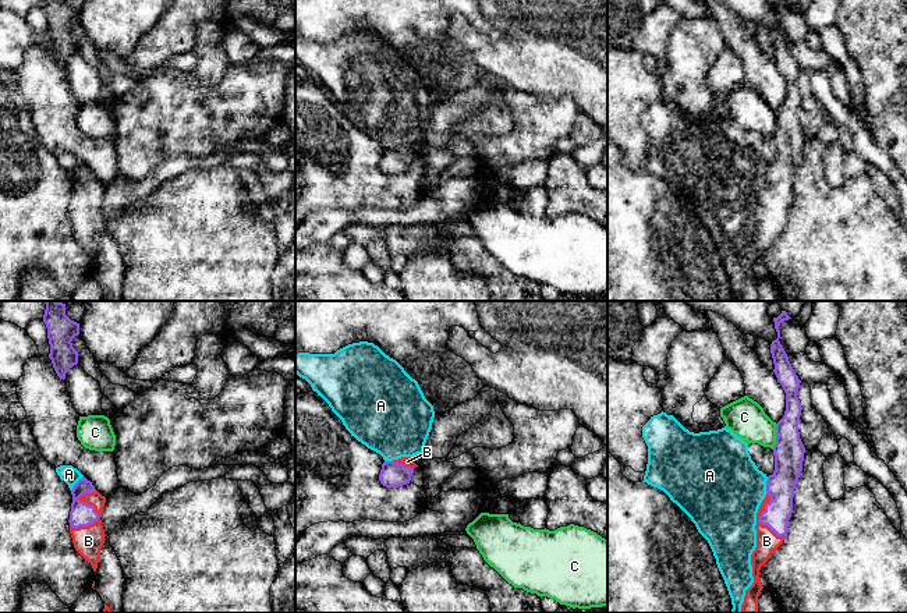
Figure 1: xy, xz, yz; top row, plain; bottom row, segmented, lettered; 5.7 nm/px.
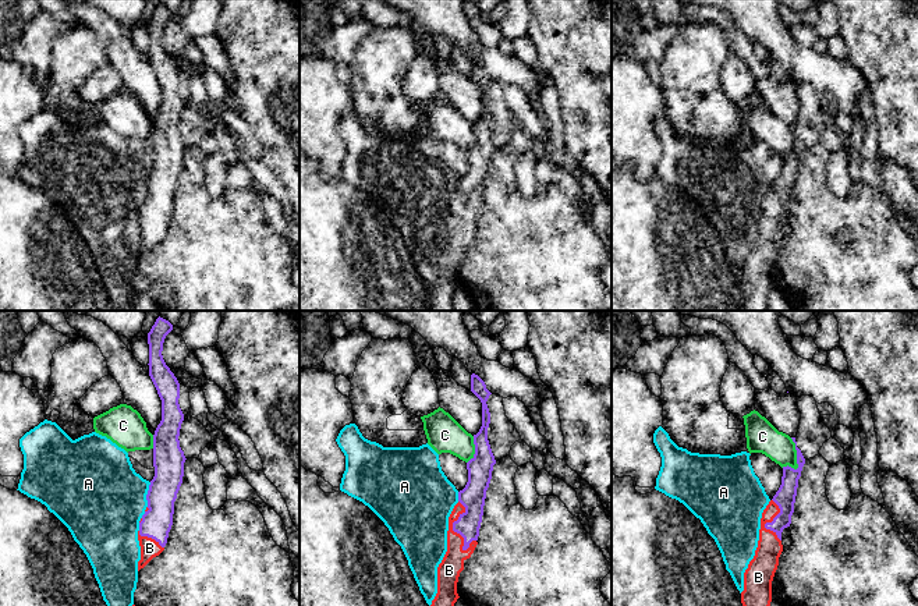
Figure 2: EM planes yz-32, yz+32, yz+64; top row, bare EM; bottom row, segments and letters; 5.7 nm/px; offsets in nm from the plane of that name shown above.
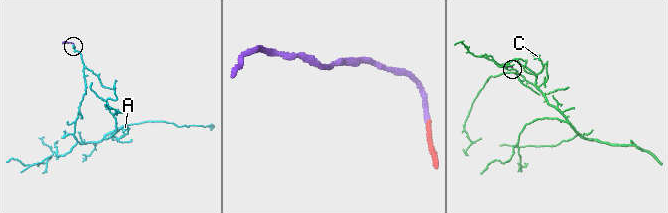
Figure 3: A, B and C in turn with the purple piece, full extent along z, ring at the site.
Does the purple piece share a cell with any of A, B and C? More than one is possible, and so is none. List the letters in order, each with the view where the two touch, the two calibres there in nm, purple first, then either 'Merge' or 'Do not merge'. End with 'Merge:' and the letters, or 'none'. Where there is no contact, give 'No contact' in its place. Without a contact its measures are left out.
A: Touches purple in xy. Thickness 140 nm (purple) against 100 nm. Do not merge
B: Touches purple in xy. Thickness 140 nm (purple) against 170 nm. Merge
C: Touches purple in yz. Thickness 180 nm (purple) against 220 nm. Do not merge
Merge: B

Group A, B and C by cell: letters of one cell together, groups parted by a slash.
A / B / C

